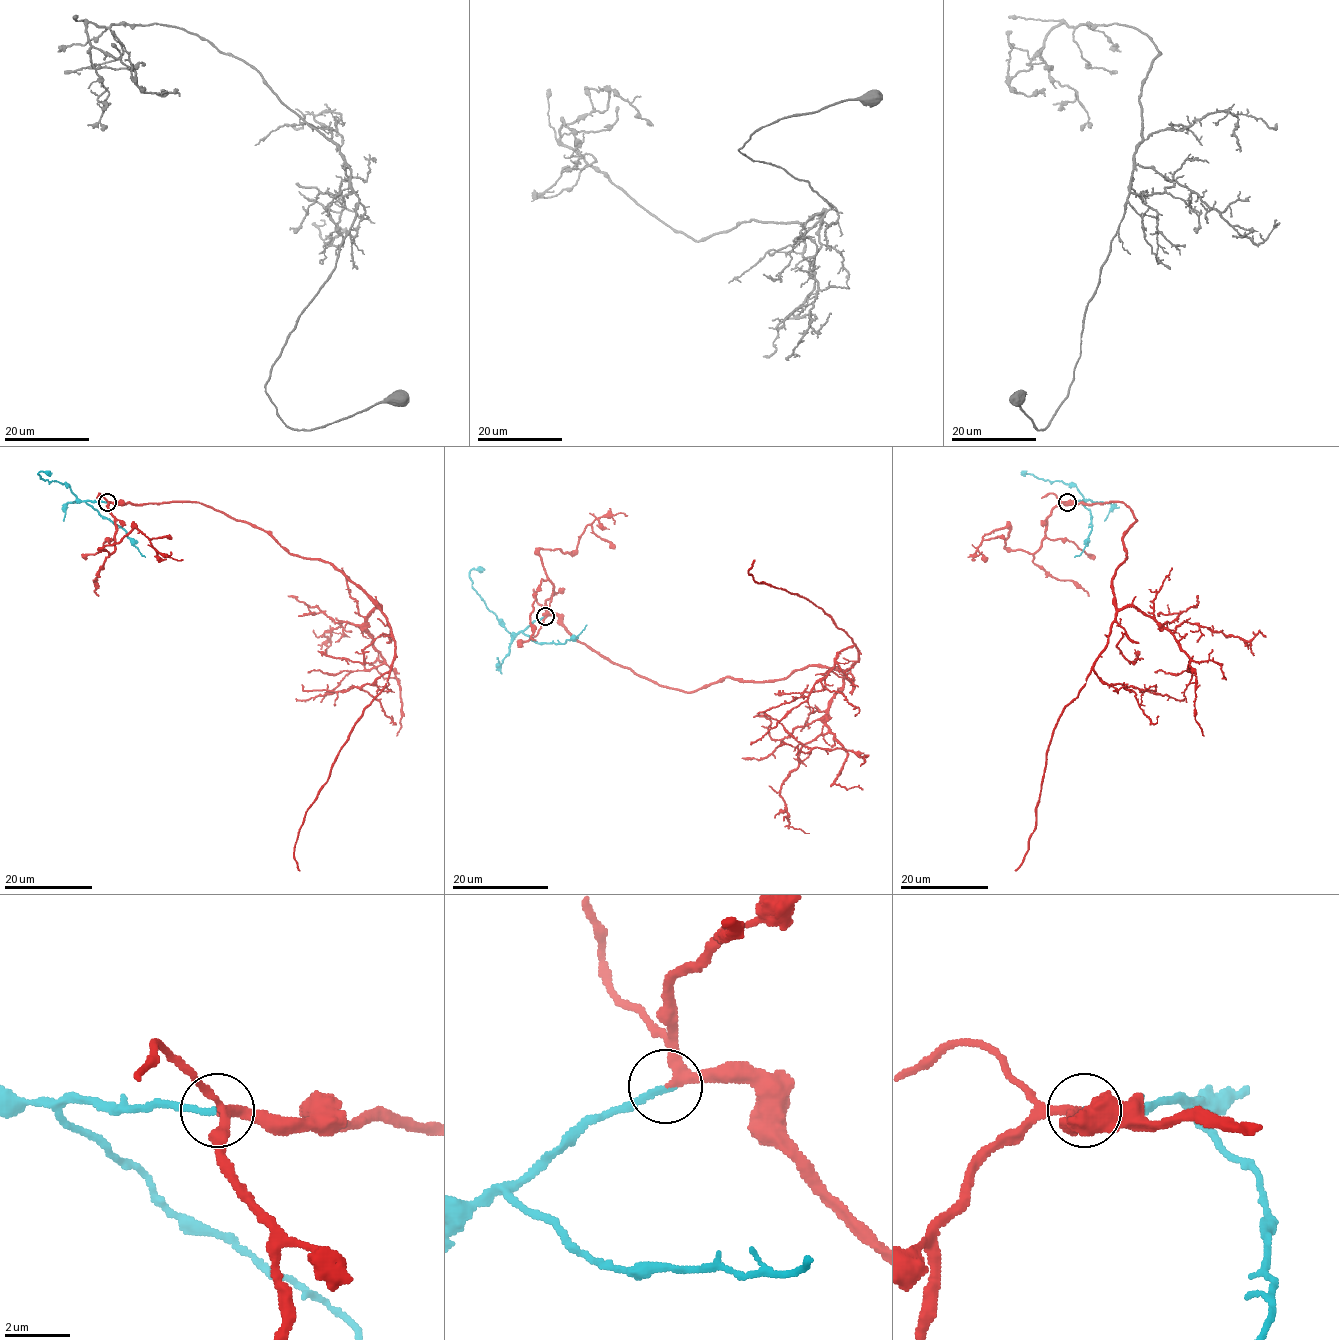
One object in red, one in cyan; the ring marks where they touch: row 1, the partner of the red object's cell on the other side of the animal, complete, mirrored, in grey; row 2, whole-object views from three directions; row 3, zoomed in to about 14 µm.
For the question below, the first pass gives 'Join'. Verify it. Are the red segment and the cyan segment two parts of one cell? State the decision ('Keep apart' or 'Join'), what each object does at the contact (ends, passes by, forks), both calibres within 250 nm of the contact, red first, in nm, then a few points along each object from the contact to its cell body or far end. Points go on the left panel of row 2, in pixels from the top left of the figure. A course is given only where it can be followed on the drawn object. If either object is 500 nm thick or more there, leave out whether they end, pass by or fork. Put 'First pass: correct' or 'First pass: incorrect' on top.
First pass: correct
Join. At the ring red passes by. At the ring cyan ends. Thickness 240 nm (red) against 200 nm. Course of red: (107, 502), (198, 502), (254, 524), (292, 555), (331, 562), (386, 618), (387, 681), (306, 812), (299, 871). Course of cyan: (107, 502), (81, 501), (64, 484), (40, 478), (38, 474), (46, 472), (50, 476)

